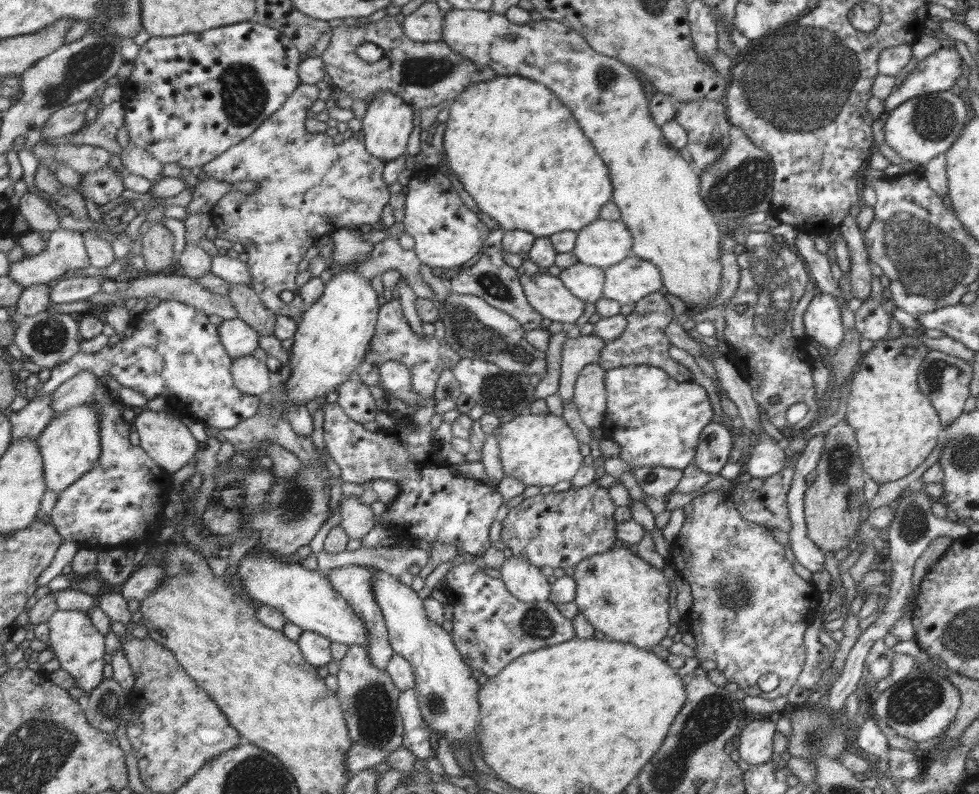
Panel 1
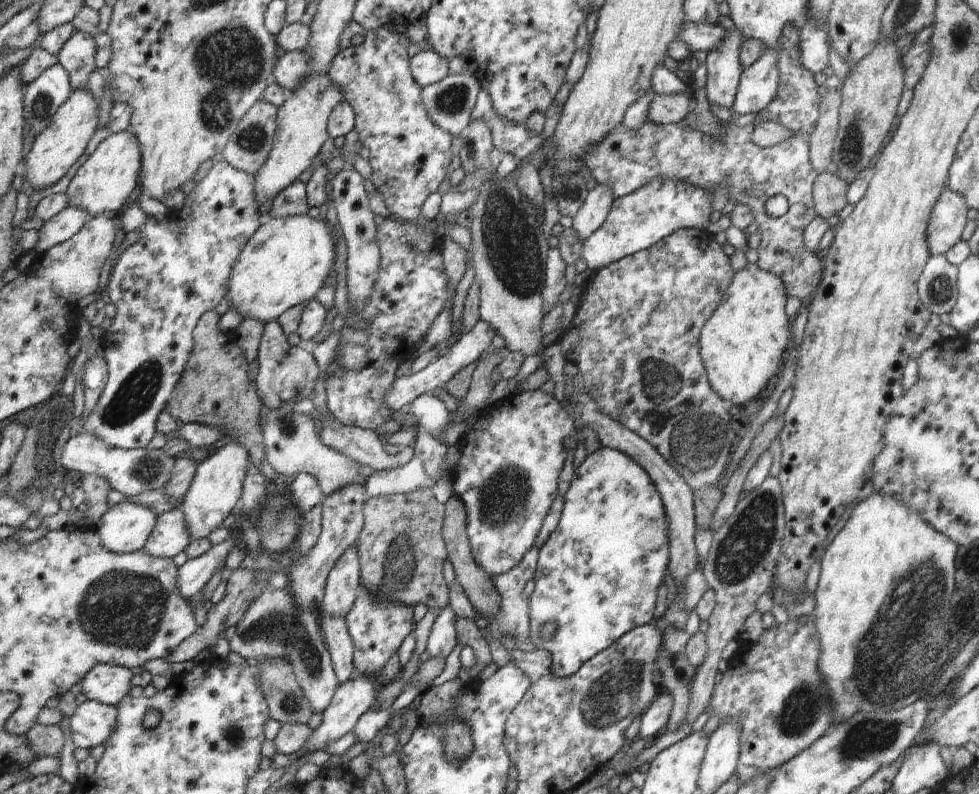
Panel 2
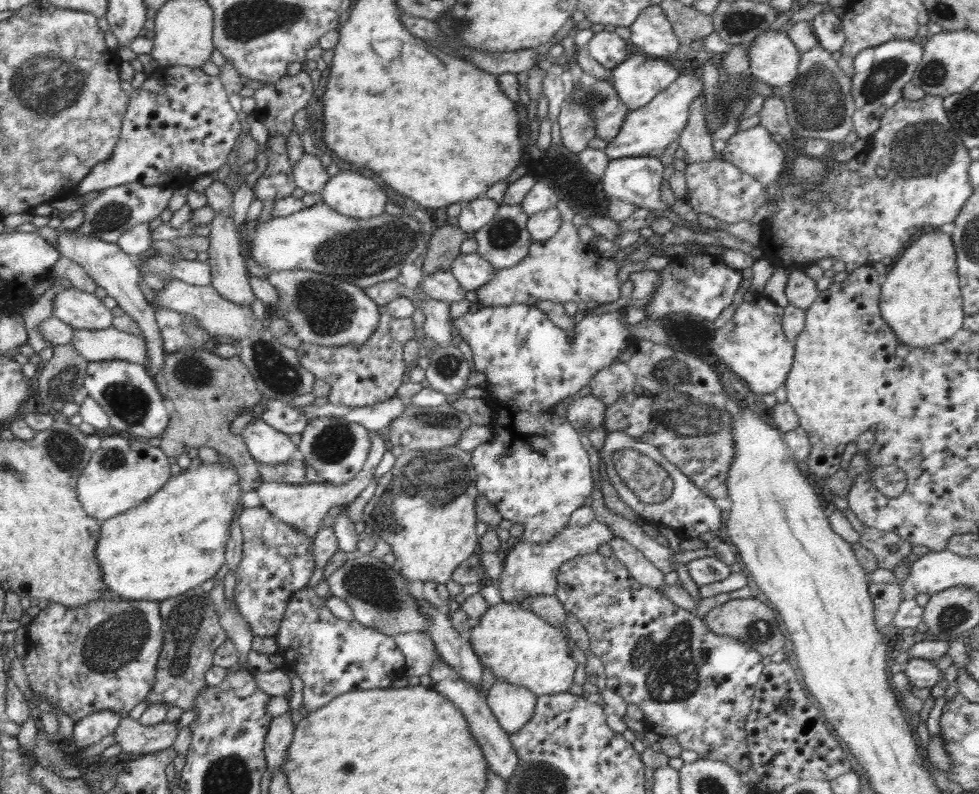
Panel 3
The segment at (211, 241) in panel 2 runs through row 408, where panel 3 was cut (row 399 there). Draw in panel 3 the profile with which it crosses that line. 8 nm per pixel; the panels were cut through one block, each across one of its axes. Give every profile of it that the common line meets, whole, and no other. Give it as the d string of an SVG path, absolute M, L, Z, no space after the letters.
M127 360L89 361L85 372L83 390L86 392L86 395L93 398L109 416L110 427L122 432L122 434L131 438L144 437L146 439L162 438L165 435L165 430L170 422L169 404L162 395L161 390L158 389L156 381L149 375L145 365L134 364Z

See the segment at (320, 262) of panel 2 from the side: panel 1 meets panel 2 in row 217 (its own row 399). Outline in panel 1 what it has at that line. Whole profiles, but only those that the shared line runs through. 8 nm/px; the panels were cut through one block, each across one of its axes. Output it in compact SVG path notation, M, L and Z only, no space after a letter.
M346 266L334 272L333 278L325 284L322 297L309 305L297 325L288 366L291 375L286 380L286 402L268 399L268 405L280 411L286 420L286 405L308 403L308 401L338 390L340 383L348 380L362 362L376 332L378 322L379 296L372 288L371 278L365 278L356 271L358 266Z

